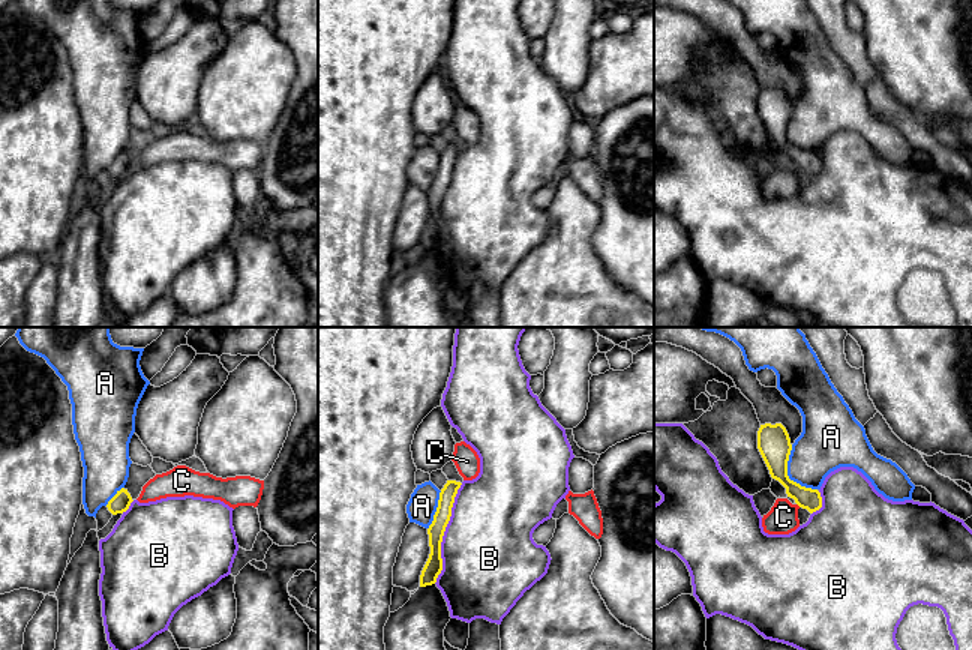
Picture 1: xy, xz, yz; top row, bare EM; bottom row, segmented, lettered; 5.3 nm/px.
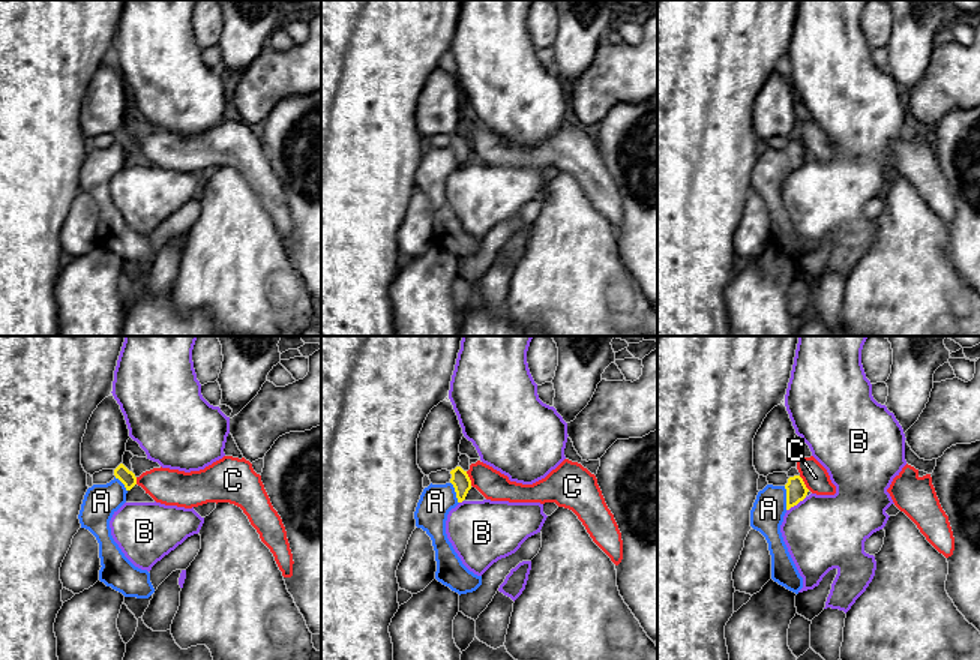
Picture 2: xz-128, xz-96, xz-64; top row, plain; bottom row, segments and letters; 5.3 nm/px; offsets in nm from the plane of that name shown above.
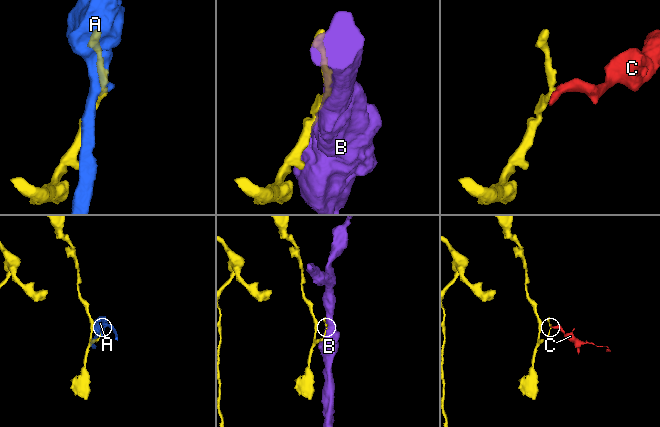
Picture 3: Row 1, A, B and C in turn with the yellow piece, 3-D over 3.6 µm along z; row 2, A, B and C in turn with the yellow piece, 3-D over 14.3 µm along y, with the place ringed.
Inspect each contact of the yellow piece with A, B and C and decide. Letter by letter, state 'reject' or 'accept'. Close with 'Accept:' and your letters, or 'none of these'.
A: reject
B: reject
C: reject
Accept: none of these

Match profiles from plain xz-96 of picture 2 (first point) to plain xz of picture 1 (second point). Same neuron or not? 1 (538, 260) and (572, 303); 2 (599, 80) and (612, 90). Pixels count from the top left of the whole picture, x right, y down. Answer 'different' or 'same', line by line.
1: same
2: same

